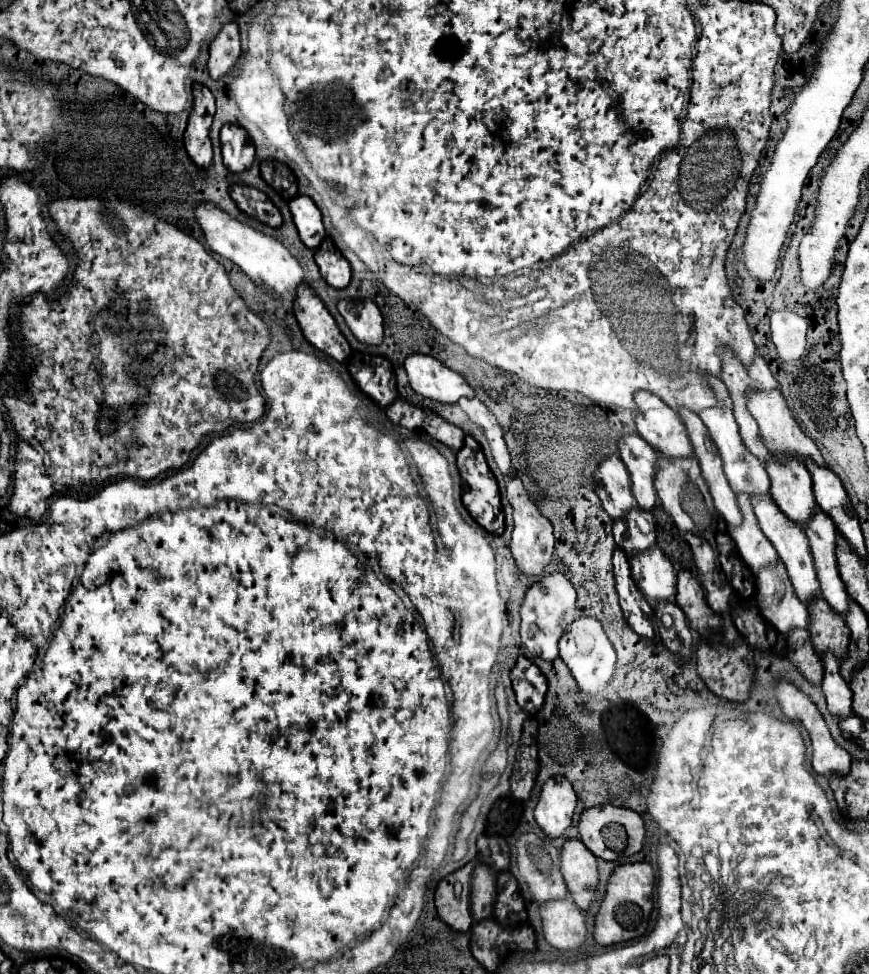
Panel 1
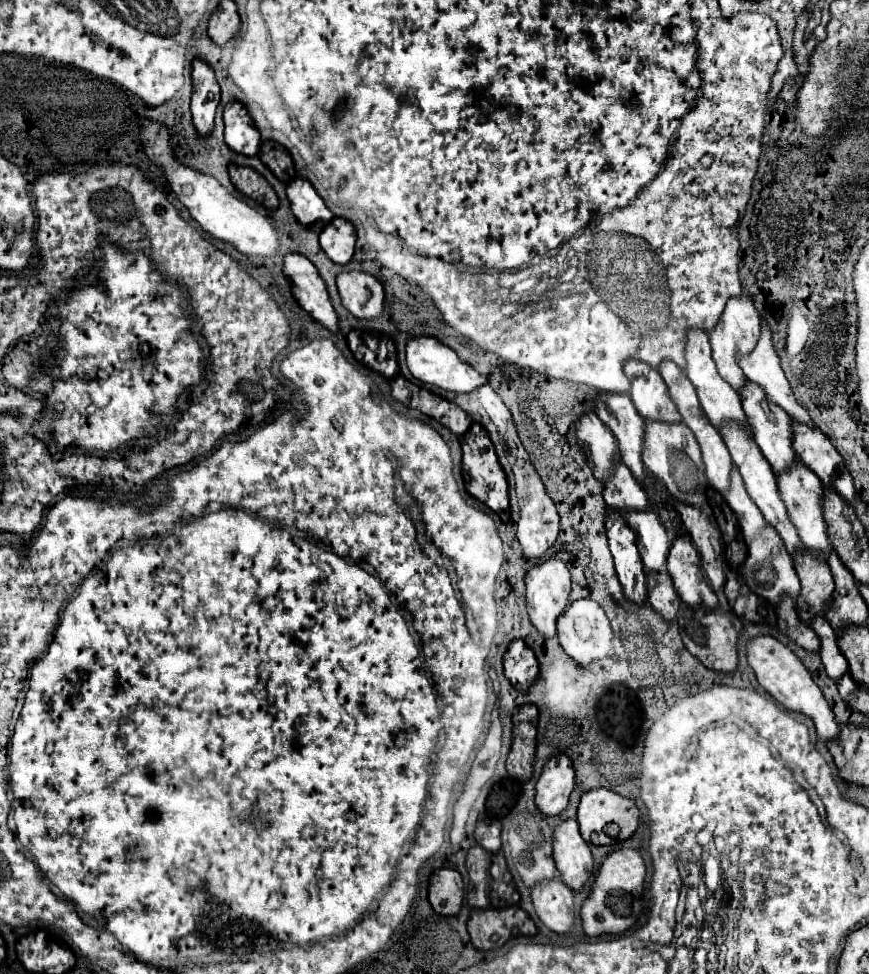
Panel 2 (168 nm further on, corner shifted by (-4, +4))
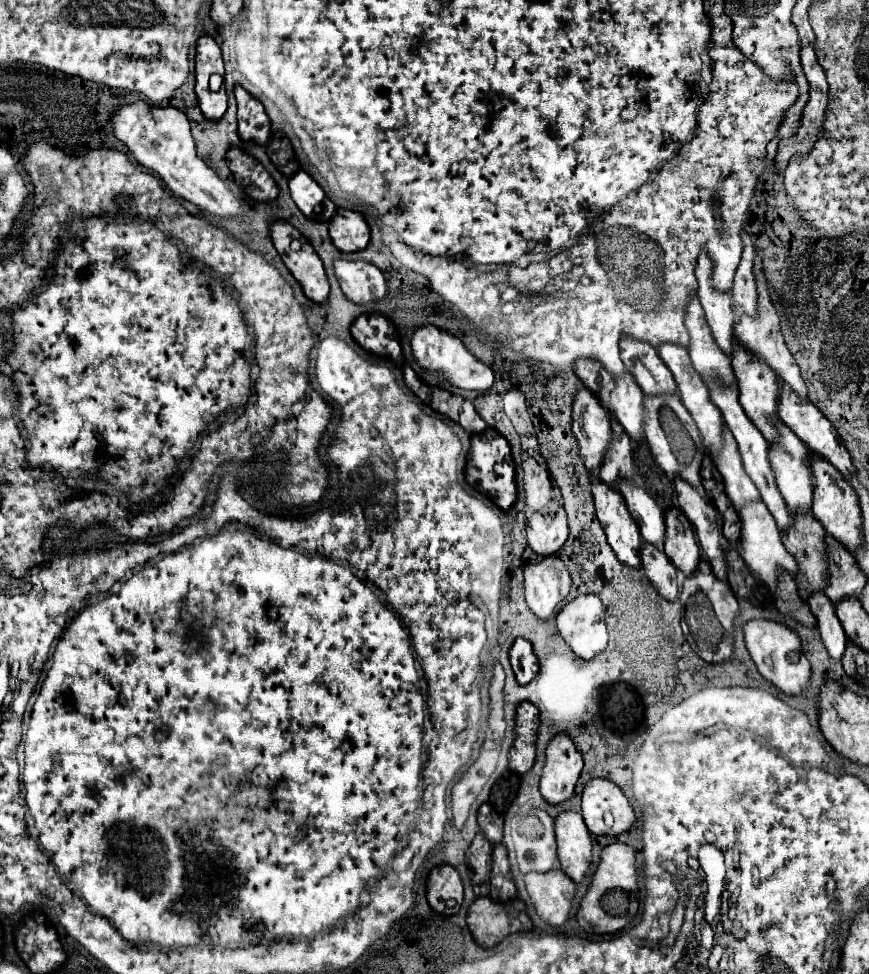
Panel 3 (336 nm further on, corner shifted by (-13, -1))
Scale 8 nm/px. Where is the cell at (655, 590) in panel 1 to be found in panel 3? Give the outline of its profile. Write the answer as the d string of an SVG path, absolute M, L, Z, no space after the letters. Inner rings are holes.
M623 484L619 492L623 494L627 508L641 530L643 540L663 550L665 518L663 518L661 508L655 504L655 500L643 488L627 488L627 484Z

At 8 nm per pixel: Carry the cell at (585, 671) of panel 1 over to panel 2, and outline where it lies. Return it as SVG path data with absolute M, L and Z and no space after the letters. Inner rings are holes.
M578 599L566 607L566 611L558 617L558 641L562 649L578 663L588 665L602 657L610 655L610 641L612 641L612 627L602 611L602 607L592 599Z

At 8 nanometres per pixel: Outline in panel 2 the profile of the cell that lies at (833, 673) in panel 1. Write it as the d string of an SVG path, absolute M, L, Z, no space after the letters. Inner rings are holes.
M814 619L812 629L820 637L820 657L826 667L826 673L830 679L838 681L848 671L848 663L836 645L836 633L826 619Z

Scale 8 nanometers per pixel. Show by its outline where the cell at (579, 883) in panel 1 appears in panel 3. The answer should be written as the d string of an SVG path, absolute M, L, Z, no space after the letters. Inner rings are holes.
M563 812L555 818L557 834L557 854L561 860L563 872L579 884L591 866L591 834L583 822L583 816L577 812Z

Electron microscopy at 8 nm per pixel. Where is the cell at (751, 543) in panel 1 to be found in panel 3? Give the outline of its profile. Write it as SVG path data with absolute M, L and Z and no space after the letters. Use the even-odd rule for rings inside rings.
M723 426L723 448L719 454L717 470L723 476L725 482L725 492L729 496L729 500L733 502L733 506L737 510L741 510L747 504L753 504L759 500L759 490L755 488L755 484L751 482L751 478L743 472L743 464L739 460L739 450L735 444L735 438L731 436L731 432L727 432L727 426Z

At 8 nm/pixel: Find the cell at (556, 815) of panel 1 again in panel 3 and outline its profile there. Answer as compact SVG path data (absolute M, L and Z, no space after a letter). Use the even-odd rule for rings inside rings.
M567 734L555 736L549 742L545 754L547 754L547 762L541 772L539 790L545 802L555 806L573 796L575 784L583 768L583 758L575 750Z

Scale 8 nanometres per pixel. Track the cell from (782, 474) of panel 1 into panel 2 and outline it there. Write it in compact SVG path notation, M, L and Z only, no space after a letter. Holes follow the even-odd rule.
M746 381L746 387L742 387L742 391L738 391L738 393L740 393L740 399L742 399L742 409L746 413L746 421L752 427L754 441L760 447L762 455L772 465L774 473L778 475L780 471L788 469L796 461L796 453L792 449L790 415L786 415L786 411L782 411L776 403L770 403L770 399L766 399L766 393L762 391L762 387L758 387L756 383Z

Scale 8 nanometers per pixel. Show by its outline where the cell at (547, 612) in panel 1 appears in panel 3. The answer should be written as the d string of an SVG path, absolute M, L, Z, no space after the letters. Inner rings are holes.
M547 556L537 564L525 566L525 600L537 618L549 620L549 618L557 616L559 610L563 608L563 602L569 596L569 592L571 592L571 576L567 572L567 566L561 562L561 558Z

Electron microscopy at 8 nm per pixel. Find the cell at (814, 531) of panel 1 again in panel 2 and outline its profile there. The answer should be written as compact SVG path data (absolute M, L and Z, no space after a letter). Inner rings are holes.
M804 463L802 467L794 467L794 471L786 471L786 475L776 475L776 481L778 481L778 491L782 495L786 511L790 515L790 521L794 523L804 547L828 557L832 551L832 545L828 541L828 531L822 517L822 495L824 495L822 481Z

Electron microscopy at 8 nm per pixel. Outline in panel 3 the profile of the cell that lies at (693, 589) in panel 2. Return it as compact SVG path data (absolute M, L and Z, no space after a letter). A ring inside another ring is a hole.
M671 508L665 514L665 526L665 554L685 576L693 576L703 556L699 552L699 544L695 540L691 522L683 516L681 510Z

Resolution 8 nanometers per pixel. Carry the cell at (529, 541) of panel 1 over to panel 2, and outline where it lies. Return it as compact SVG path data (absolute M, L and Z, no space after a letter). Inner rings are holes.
M512 461L512 469L516 475L516 493L520 503L520 519L518 519L518 541L522 545L522 551L530 559L540 559L556 541L558 537L558 511L552 503L550 495L544 489L542 479L538 477L534 465L530 461Z

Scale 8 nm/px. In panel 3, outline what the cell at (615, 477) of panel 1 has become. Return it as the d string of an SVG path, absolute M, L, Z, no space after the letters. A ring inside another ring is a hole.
M583 388L577 396L575 396L575 404L573 404L573 434L577 436L579 442L579 454L585 460L587 470L599 470L605 458L605 452L611 444L611 418L607 416L607 410L599 404L599 400L595 400L595 396Z

